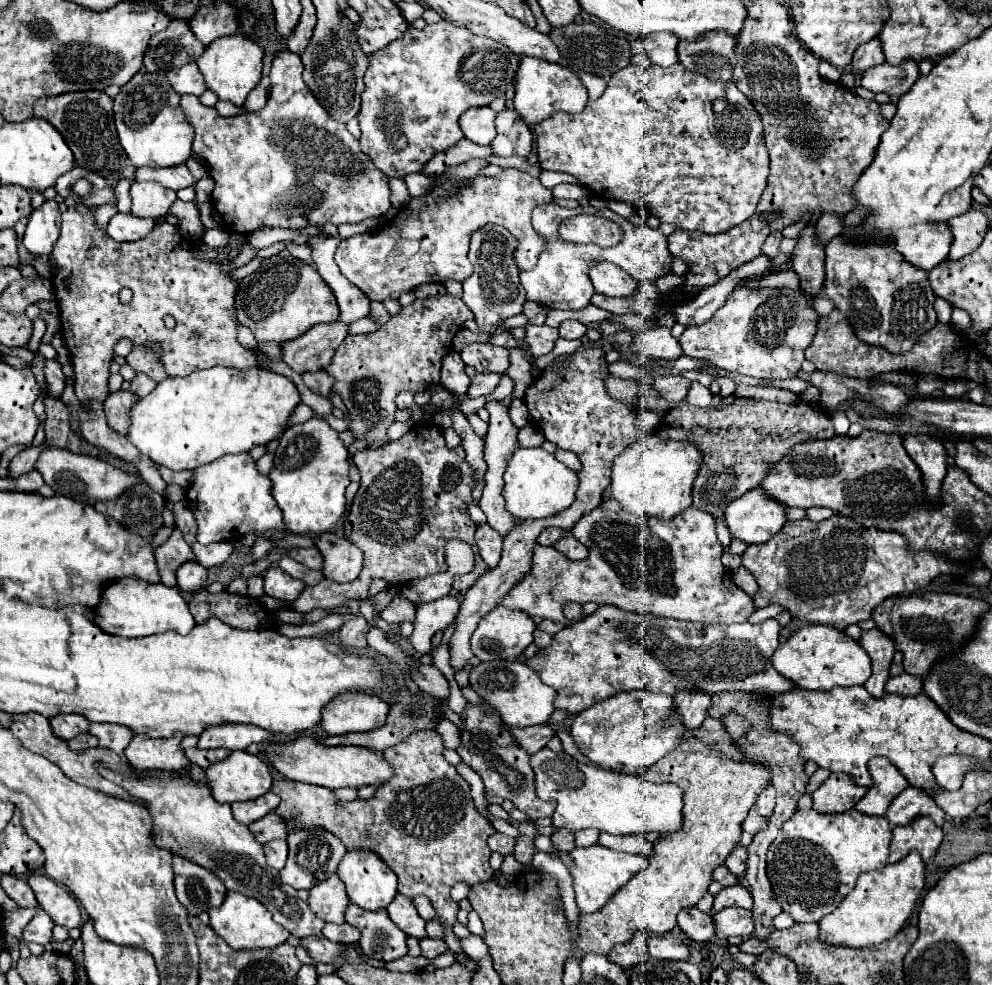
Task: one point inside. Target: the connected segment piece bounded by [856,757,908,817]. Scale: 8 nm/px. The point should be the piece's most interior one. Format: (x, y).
(888, 782)

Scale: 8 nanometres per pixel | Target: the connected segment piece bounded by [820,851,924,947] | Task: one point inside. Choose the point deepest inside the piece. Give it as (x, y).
(882, 901)

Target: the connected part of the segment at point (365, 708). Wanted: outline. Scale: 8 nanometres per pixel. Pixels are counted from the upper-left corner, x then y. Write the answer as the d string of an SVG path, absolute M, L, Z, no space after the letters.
M340 695L322 711L322 729L328 735L372 731L386 723L390 705L378 695Z

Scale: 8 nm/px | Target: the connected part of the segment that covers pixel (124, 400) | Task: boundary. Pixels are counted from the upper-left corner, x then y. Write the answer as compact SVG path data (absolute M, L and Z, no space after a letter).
M118 389L110 393L110 397L104 401L104 415L106 415L108 425L122 435L126 435L128 431L128 409L132 407L136 399L138 397L134 393Z

